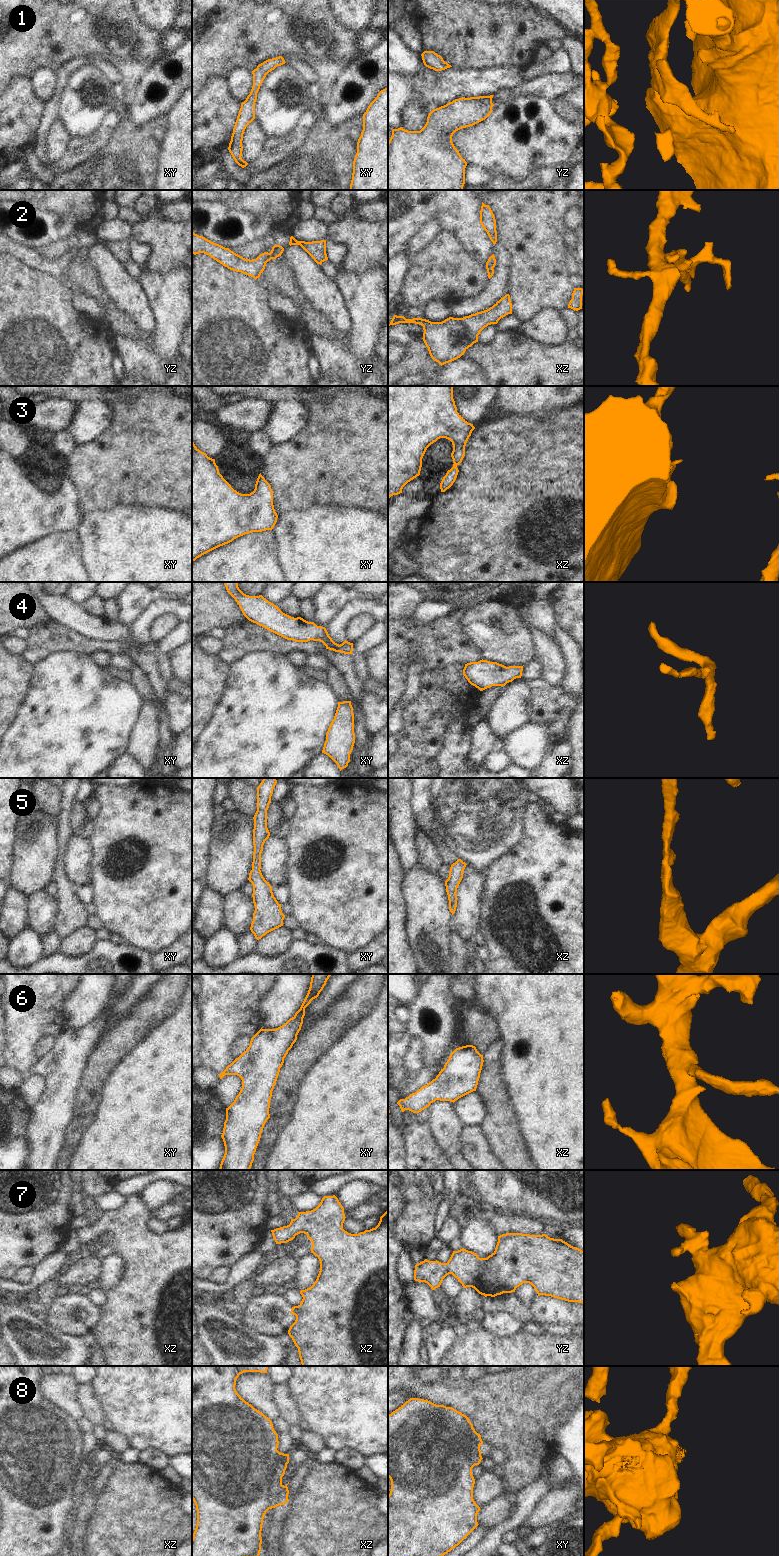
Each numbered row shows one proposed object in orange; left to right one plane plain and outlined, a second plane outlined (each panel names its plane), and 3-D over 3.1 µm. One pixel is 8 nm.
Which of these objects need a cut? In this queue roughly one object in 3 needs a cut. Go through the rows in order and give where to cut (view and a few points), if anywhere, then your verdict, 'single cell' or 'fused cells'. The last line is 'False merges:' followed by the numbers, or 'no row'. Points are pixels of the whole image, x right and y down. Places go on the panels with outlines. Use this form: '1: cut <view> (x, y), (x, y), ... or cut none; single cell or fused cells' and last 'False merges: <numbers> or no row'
1: cut none; single cell
2: cut none; single cell
3: cut none; single cell
4: cut none; single cell
5: cut none; single cell
6: cut none; single cell
7: cut none; single cell
8: cut none; single cell
False merges: no row

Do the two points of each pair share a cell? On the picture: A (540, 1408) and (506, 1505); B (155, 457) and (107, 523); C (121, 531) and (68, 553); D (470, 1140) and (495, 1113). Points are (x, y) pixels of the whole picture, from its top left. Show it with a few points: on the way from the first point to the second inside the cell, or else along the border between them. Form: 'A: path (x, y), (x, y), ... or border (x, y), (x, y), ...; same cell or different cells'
A: border (506, 1492), (509, 1496); different cells
B: border (143, 505), (115, 505), (107, 510), (97, 510); different cells
C: border (75, 530), (80, 544), (80, 558), (87, 571); different cells
D: border (479, 1125), (490, 1150); different cells

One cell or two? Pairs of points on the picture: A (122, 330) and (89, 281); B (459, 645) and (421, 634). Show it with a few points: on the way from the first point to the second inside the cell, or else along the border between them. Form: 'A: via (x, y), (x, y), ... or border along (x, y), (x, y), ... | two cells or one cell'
A: via (114, 318), (109, 306), (98, 293) | one cell
B: via (450, 645), (447, 643), (430, 643) | one cell

